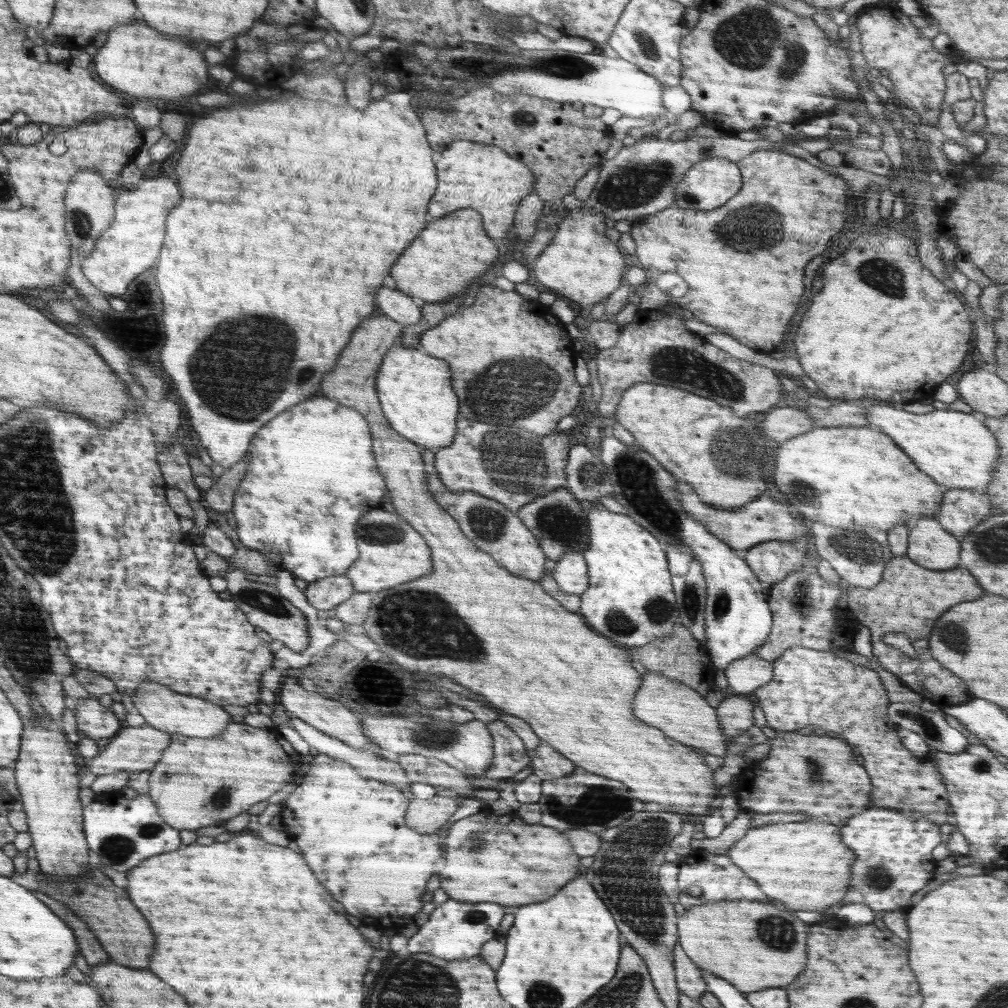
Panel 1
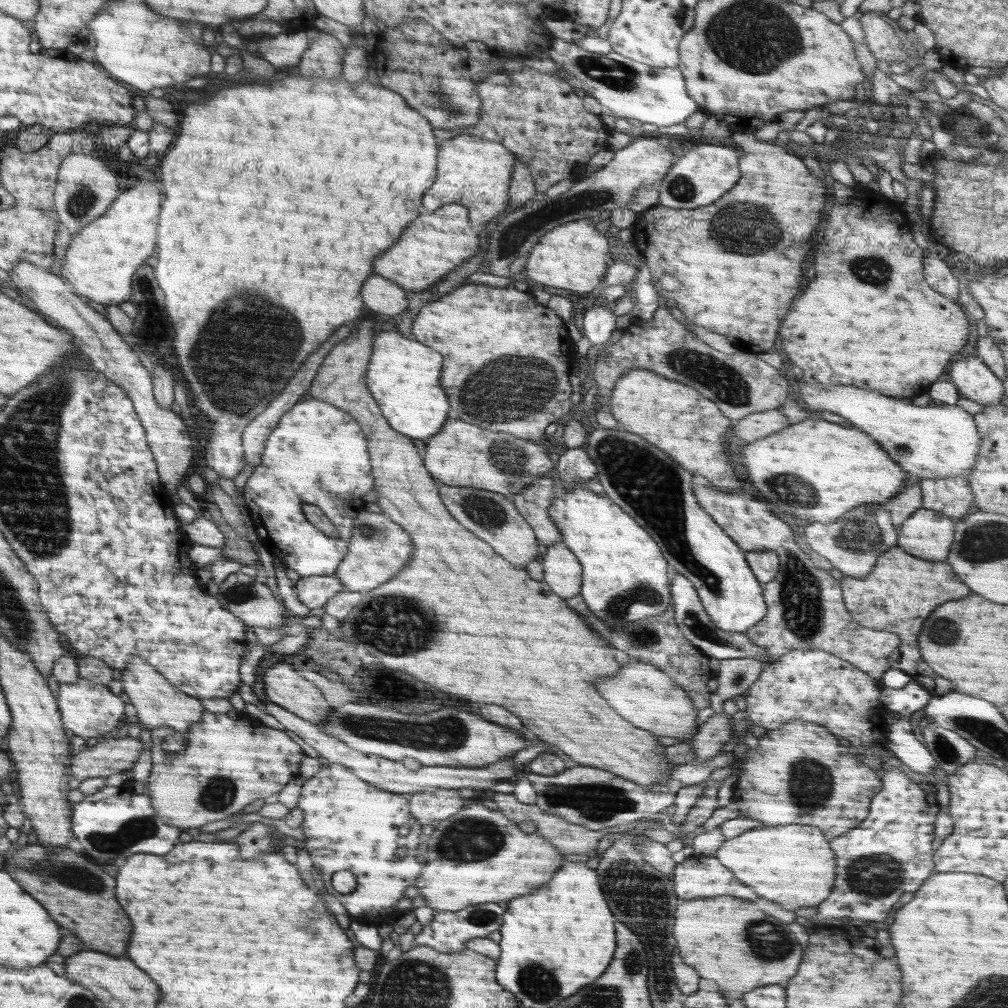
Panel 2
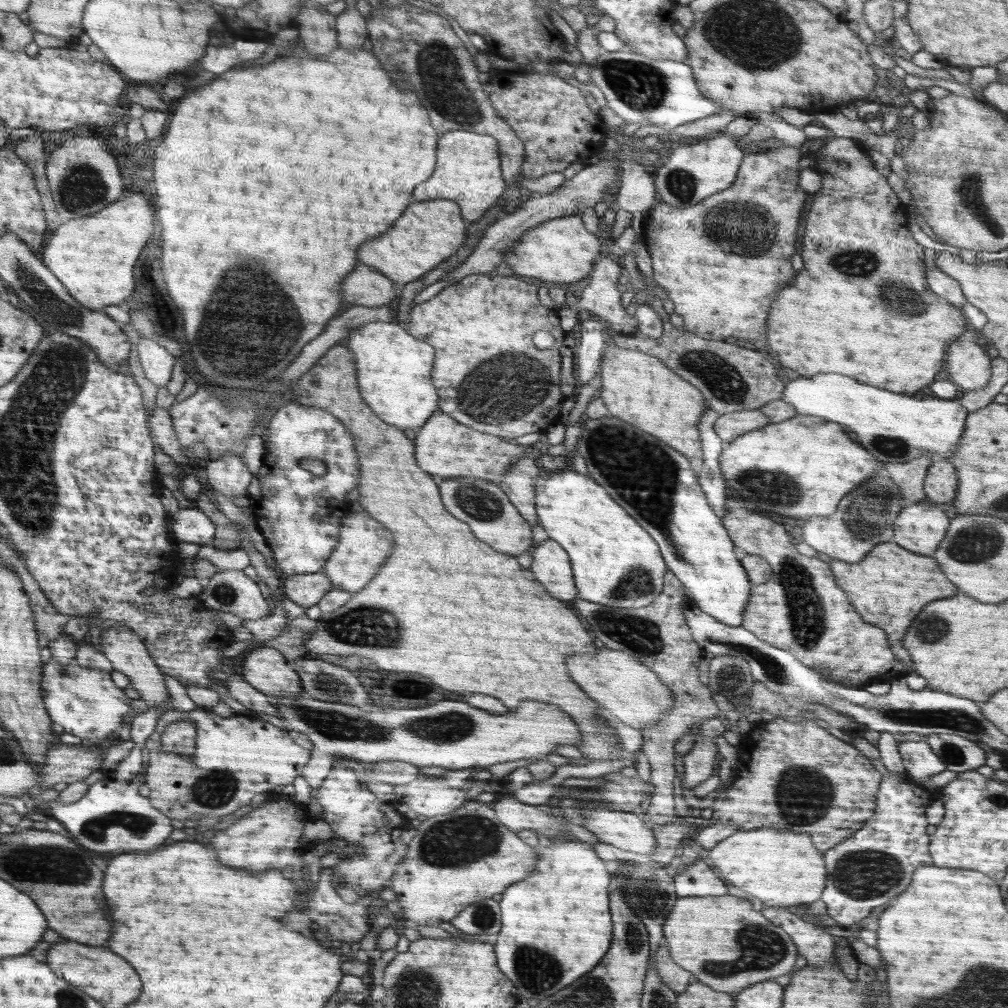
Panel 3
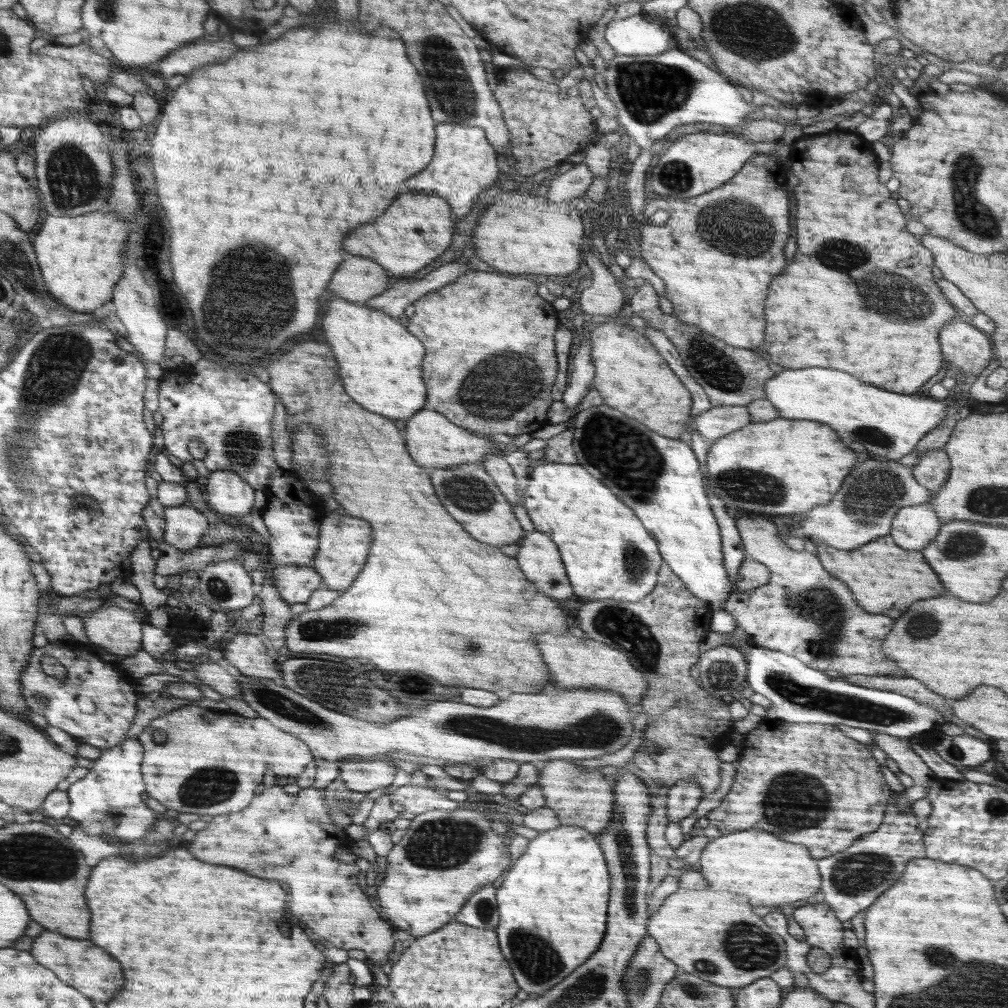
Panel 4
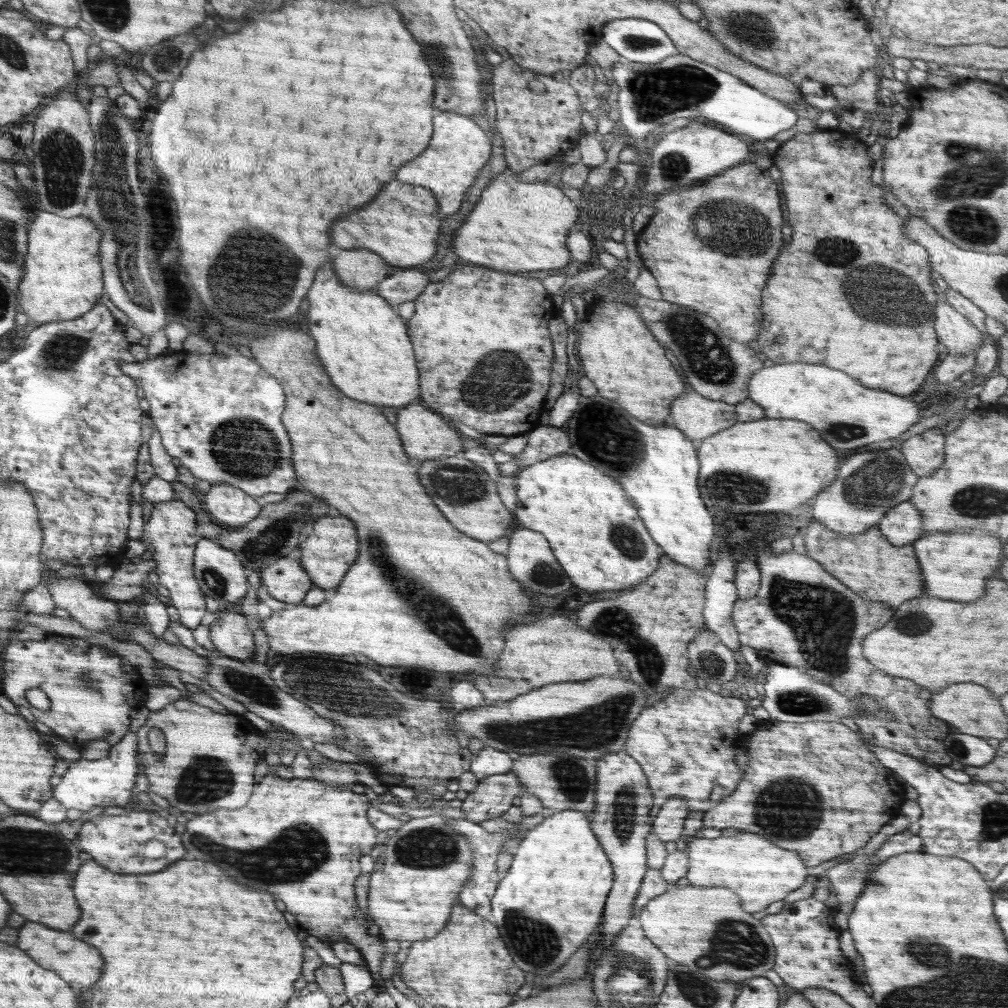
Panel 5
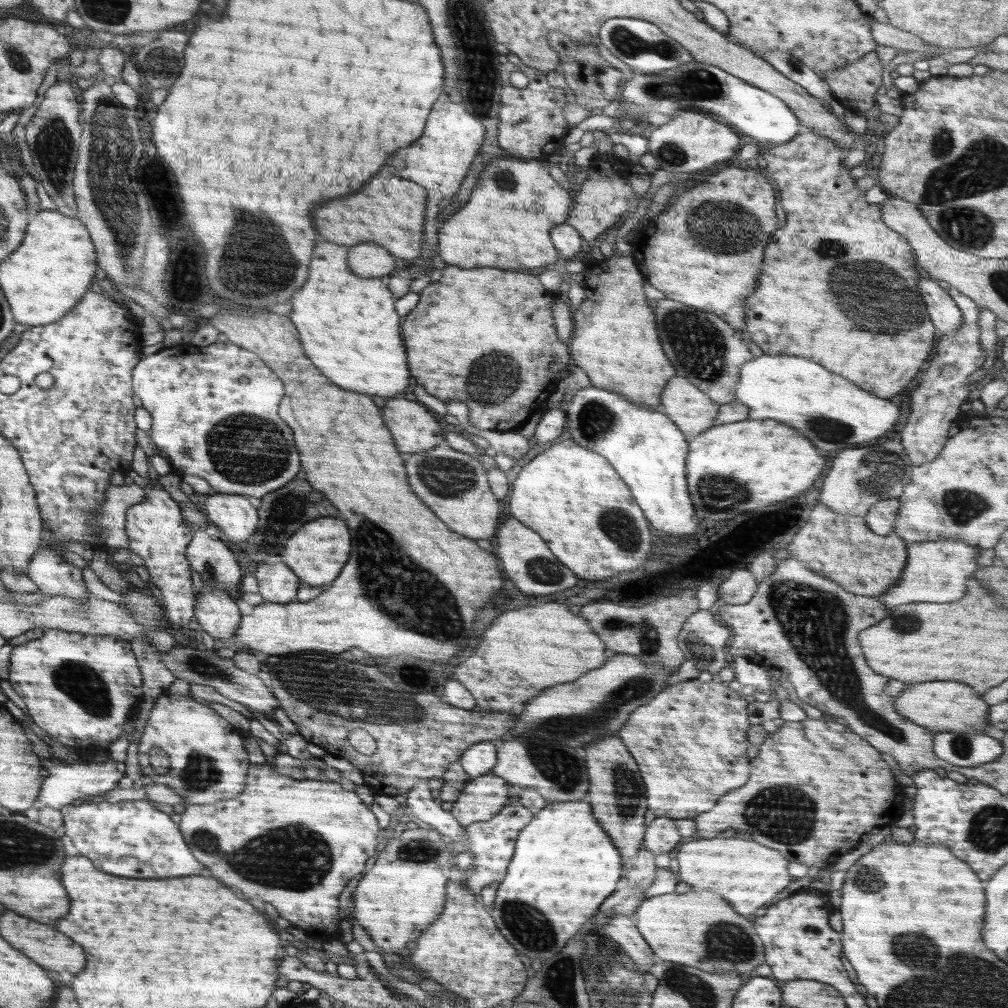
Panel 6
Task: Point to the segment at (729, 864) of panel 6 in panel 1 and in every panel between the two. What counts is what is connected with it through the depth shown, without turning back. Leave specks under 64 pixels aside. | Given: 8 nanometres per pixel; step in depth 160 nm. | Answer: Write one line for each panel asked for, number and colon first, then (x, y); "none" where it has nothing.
1: (805, 865)
2: (792, 865)
3: (781, 868)
4: (771, 872)
5: (760, 872)

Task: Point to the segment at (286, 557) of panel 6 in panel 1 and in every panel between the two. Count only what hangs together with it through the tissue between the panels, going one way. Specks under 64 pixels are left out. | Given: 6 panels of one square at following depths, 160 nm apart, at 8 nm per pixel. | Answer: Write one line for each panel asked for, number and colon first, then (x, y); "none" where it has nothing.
1: (391, 552)
2: (381, 549)
3: (366, 544)
4: (342, 555)
5: (331, 548)

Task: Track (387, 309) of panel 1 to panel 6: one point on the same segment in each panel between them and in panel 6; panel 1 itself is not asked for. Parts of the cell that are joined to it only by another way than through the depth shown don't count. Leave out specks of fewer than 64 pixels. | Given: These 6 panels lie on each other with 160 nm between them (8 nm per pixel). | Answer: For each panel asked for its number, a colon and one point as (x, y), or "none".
2: (383, 296)
3: (367, 288)
4: (361, 279)
5: (363, 270)
6: (367, 260)

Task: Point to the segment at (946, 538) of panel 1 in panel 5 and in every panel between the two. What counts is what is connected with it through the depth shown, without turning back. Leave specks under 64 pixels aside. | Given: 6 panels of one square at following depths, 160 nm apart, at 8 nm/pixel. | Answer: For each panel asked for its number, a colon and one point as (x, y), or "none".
2: (926, 534)
3: (920, 528)
4: (913, 527)
5: (902, 524)

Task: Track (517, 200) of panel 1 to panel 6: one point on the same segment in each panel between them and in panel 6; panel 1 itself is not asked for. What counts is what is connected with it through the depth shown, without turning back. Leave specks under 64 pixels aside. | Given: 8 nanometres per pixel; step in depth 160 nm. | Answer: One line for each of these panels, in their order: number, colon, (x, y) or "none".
2: (474, 172)
3: (469, 172)
4: (464, 165)
5: (461, 148)
6: (440, 162)

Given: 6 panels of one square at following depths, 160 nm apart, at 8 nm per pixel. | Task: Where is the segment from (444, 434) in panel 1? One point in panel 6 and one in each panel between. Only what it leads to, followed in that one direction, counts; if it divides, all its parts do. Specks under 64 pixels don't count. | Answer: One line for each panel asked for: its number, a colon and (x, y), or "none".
2: (403, 374)
3: (393, 368)
4: (380, 364)
5: (363, 344)
6: (347, 322)

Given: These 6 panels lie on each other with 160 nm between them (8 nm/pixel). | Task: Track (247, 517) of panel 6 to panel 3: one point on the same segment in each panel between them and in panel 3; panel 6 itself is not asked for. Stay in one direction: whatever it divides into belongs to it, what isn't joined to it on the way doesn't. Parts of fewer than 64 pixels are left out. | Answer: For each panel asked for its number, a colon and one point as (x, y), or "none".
3: (229, 475)
4: (228, 493)
5: (227, 504)

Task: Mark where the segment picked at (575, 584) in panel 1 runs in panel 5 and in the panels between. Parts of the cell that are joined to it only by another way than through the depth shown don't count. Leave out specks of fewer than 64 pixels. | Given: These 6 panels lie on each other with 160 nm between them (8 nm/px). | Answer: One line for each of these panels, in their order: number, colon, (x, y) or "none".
2: (562, 571)
3: (551, 565)
4: (538, 556)
5: (530, 559)

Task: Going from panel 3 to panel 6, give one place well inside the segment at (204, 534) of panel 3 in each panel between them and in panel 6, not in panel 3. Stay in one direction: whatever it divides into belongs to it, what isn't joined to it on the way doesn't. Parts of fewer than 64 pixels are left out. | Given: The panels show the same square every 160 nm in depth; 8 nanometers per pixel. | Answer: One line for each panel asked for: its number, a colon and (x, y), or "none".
4: (185, 526)
5: (171, 535)
6: (156, 529)

